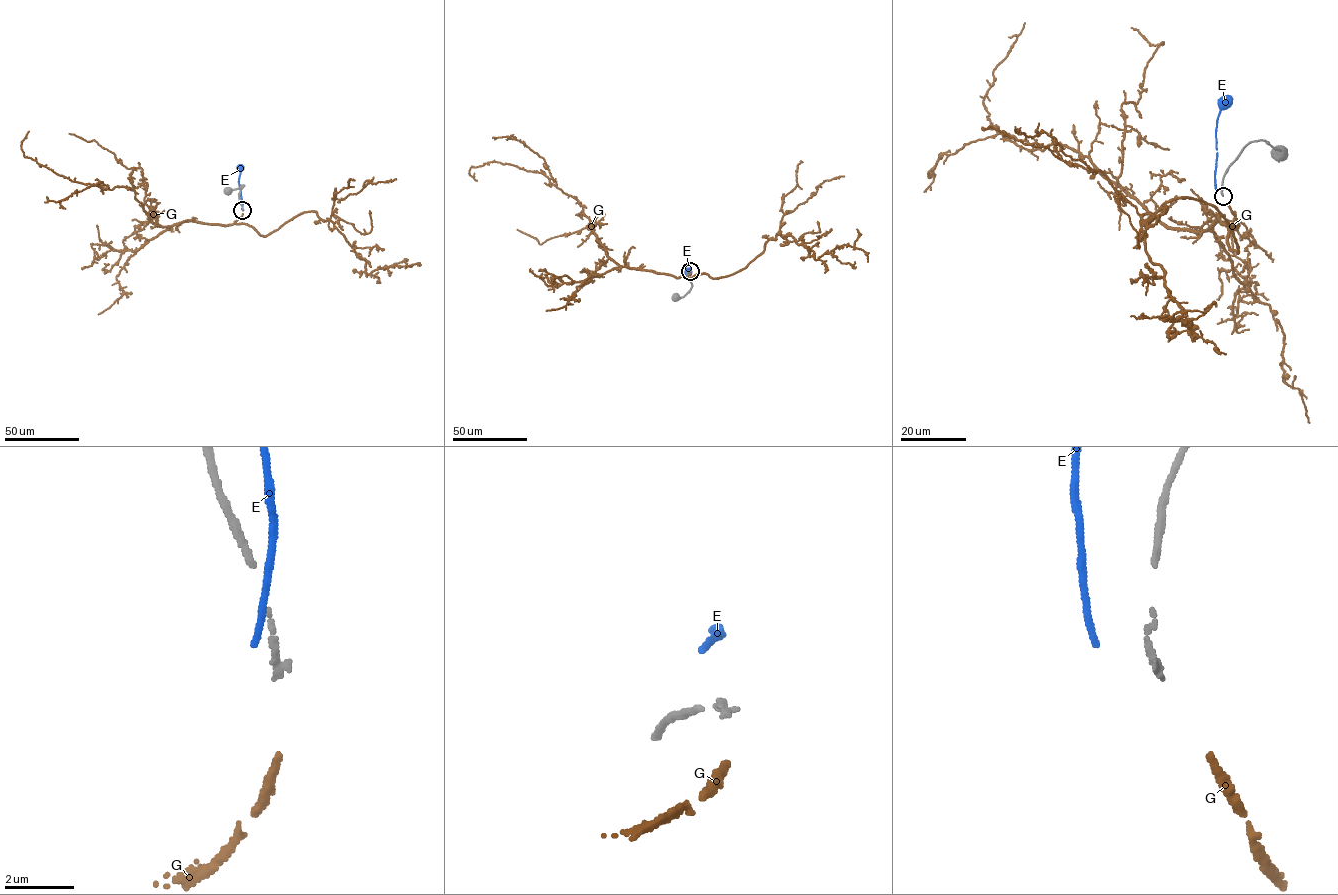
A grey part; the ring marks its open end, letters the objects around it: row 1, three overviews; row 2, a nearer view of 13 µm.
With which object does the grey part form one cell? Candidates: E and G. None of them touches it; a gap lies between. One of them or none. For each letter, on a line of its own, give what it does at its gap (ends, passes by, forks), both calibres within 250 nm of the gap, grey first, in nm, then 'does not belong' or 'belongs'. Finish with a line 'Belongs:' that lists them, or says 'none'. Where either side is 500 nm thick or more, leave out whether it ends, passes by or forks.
E: it ends; calibres 190 and 180 nm; does not belong
G: it ends; calibres 190 and 240 nm; belongs
Belongs: G

